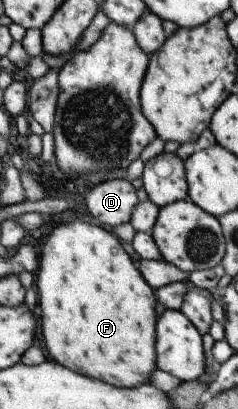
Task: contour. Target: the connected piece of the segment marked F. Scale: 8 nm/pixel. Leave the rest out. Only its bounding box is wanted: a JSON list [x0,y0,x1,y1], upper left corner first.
[35,218,158,387]

